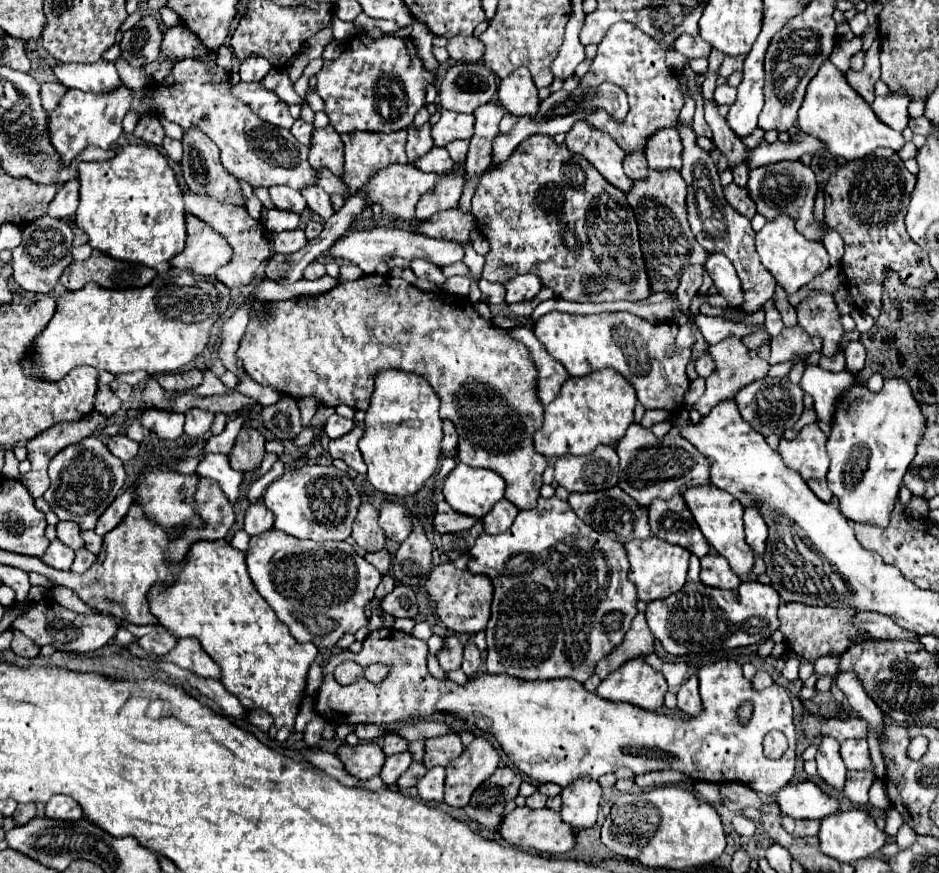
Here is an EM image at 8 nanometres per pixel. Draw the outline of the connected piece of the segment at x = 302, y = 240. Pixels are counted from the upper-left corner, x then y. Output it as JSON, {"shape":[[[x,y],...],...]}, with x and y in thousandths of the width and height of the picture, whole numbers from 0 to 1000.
{"shape":[[[313,262],[313,265],[302,265],[302,267],[296,267],[292,271],[292,290],[313,290],[313,288],[319,288],[324,281],[328,278],[324,265],[319,262]]]}

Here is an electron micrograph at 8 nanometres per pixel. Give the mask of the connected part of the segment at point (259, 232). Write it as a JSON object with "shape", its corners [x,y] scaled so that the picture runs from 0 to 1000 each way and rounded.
{"shape":[[[202,219],[196,221],[196,233],[198,233],[198,242],[211,251],[215,251],[217,255],[222,255],[224,260],[228,260],[228,265],[232,265],[247,283],[247,297],[245,301],[241,301],[239,306],[234,306],[230,310],[230,317],[241,326],[241,329],[264,329],[271,320],[273,308],[277,306],[277,301],[281,301],[283,297],[288,297],[288,278],[281,274],[281,258],[279,253],[271,253],[264,242],[260,237],[243,237],[239,233],[228,230],[224,223],[207,223]]]}

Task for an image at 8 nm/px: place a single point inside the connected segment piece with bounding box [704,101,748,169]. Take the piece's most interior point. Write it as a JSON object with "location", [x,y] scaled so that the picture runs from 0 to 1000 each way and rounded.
{"location":[777,167]}

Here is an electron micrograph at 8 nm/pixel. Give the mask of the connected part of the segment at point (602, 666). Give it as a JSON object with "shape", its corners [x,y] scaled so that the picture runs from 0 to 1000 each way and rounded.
{"shape":[[[679,702],[673,711],[671,723],[667,725],[662,739],[658,739],[652,750],[647,750],[645,755],[641,755],[635,762],[635,773],[639,778],[645,778],[656,764],[660,764],[662,759],[682,753],[684,748],[694,748],[696,746],[696,727],[692,727],[692,721],[688,718],[688,707],[686,702]]]}

